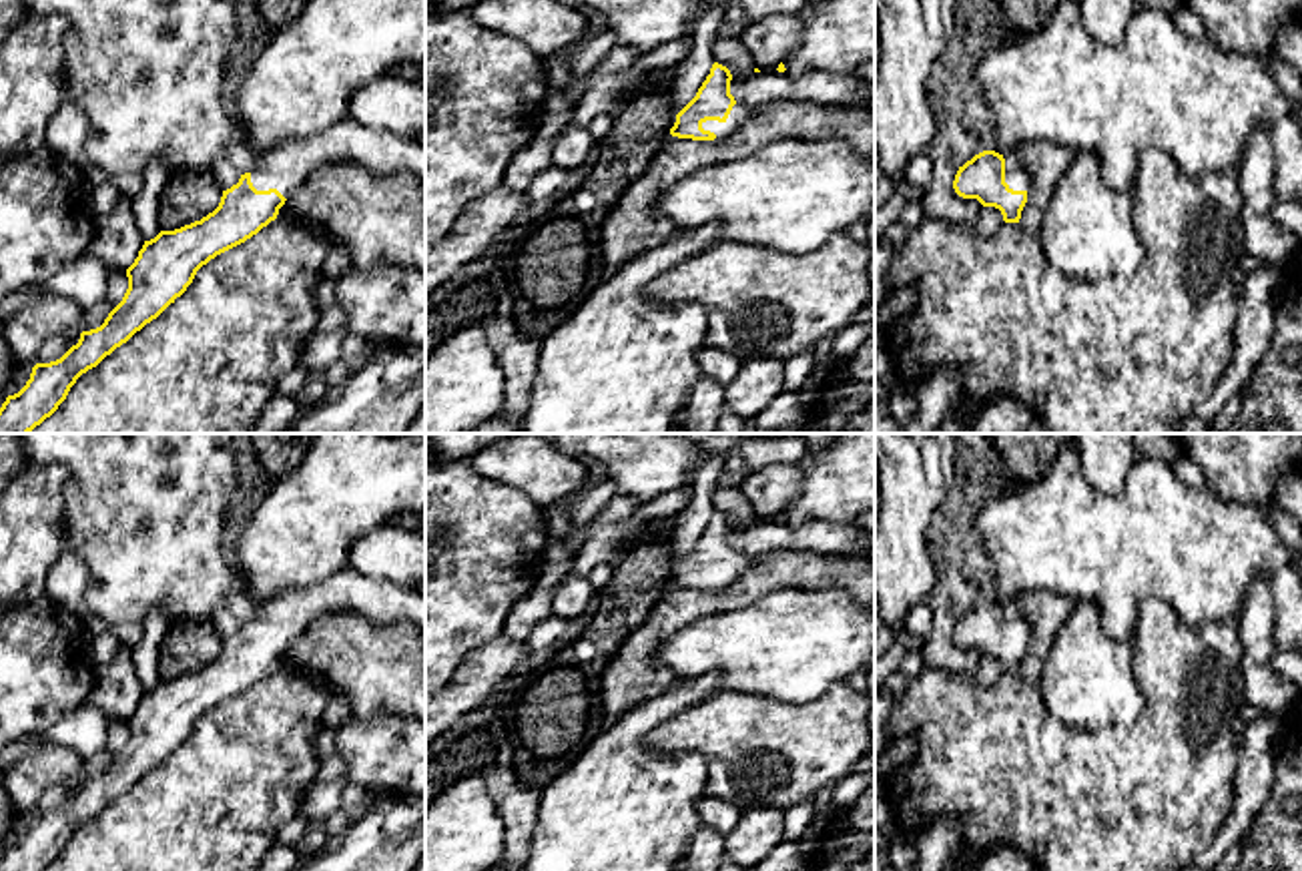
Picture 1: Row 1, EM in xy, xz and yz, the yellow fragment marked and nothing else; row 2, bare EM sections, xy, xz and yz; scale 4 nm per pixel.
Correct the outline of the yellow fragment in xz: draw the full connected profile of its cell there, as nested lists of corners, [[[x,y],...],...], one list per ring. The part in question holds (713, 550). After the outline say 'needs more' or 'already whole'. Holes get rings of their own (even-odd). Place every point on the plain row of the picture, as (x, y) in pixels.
[[[714,512],[696,546],[676,564],[672,586],[714,590],[732,584],[756,556],[736,552],[730,544],[732,524]]] | needs more

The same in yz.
[[[983,600],[959,616],[953,638],[963,648],[999,658],[1005,672],[1019,672],[1027,652],[1029,624],[1017,600],[1003,604]]] | needs more

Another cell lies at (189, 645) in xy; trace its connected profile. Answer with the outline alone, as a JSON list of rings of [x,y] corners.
[[[179,620],[160,642],[160,680],[175,680],[213,662],[221,652],[211,620]]]

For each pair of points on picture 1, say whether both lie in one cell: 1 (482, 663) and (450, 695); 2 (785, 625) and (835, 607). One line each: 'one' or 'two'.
1: one
2: one

